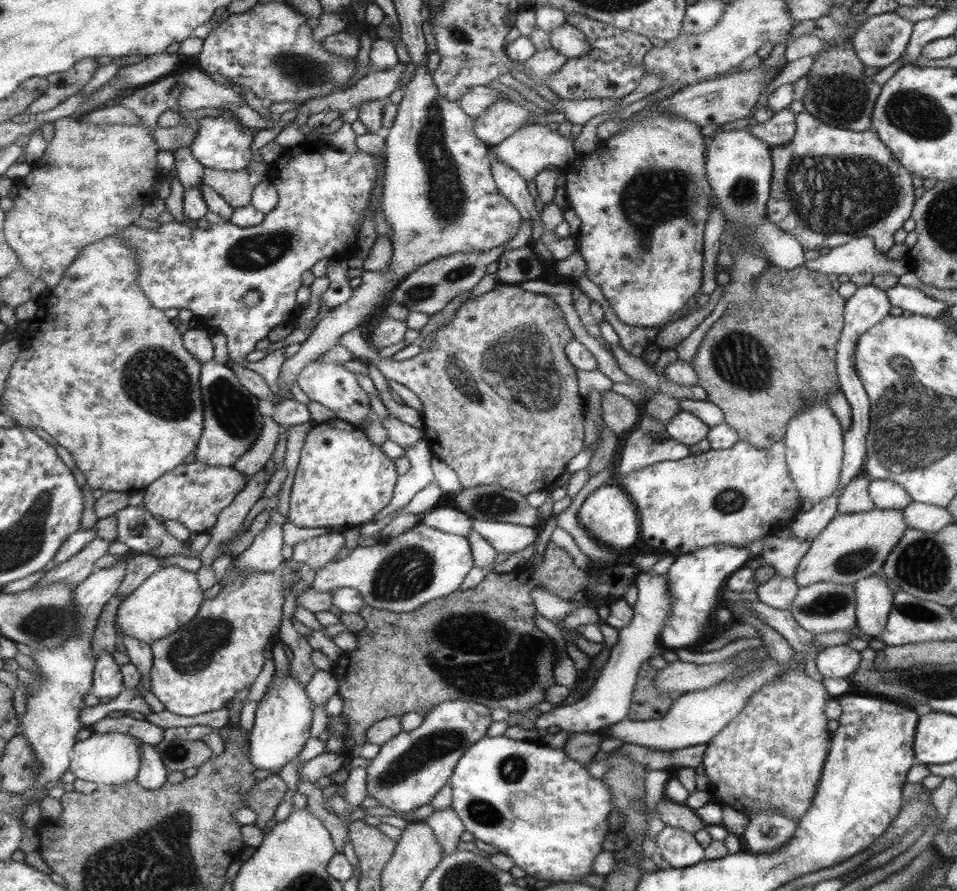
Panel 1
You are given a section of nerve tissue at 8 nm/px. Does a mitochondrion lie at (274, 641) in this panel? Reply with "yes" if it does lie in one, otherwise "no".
no

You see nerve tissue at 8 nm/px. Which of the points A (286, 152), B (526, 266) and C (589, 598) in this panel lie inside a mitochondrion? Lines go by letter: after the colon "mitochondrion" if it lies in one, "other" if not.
A: other
B: mitochondrion
C: other

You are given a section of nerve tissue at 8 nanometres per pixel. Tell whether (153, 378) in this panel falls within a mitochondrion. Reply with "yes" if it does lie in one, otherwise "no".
yes

